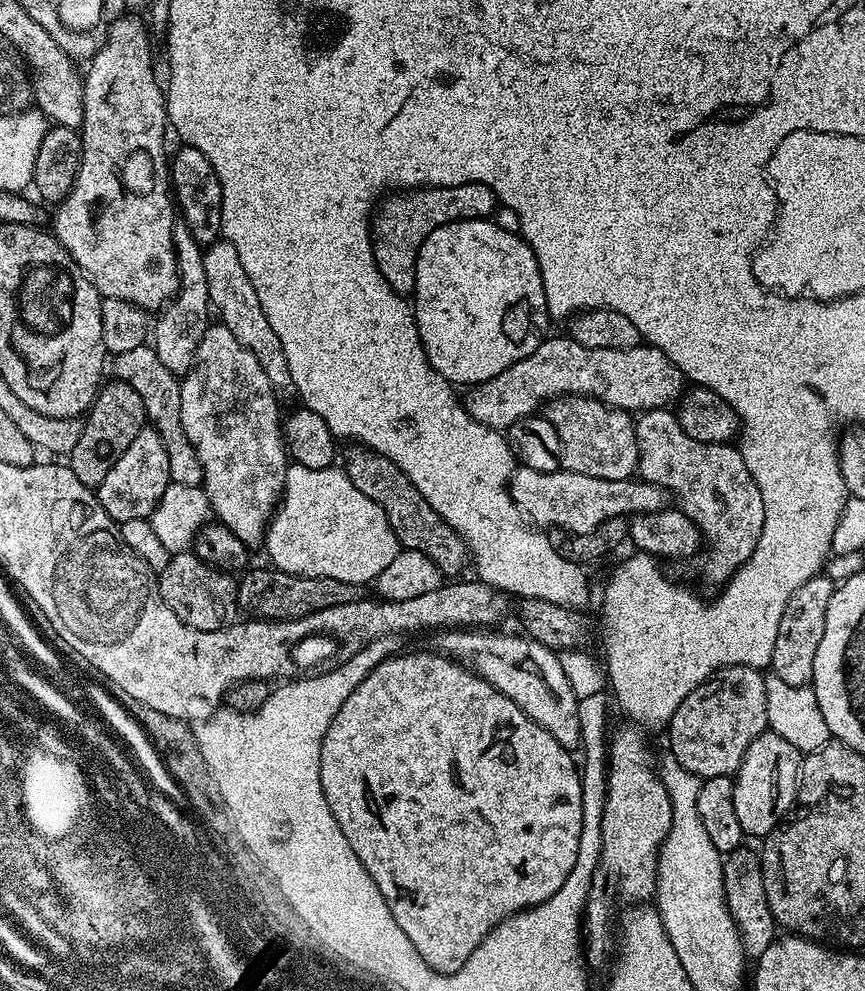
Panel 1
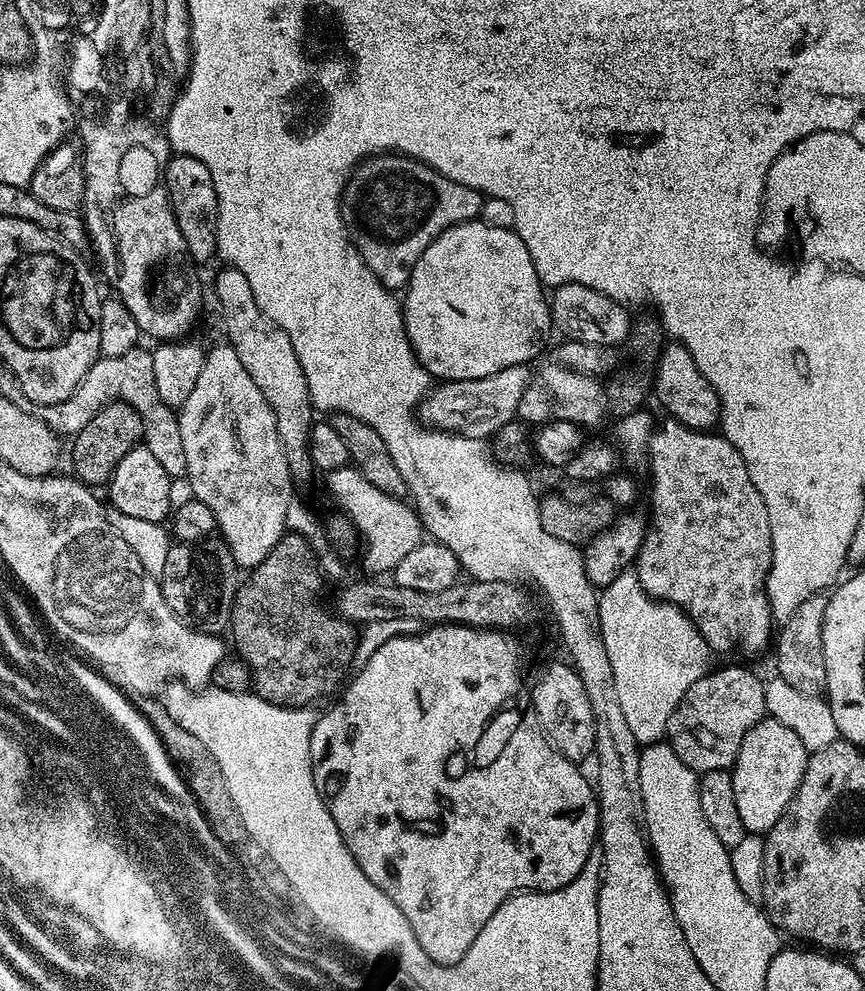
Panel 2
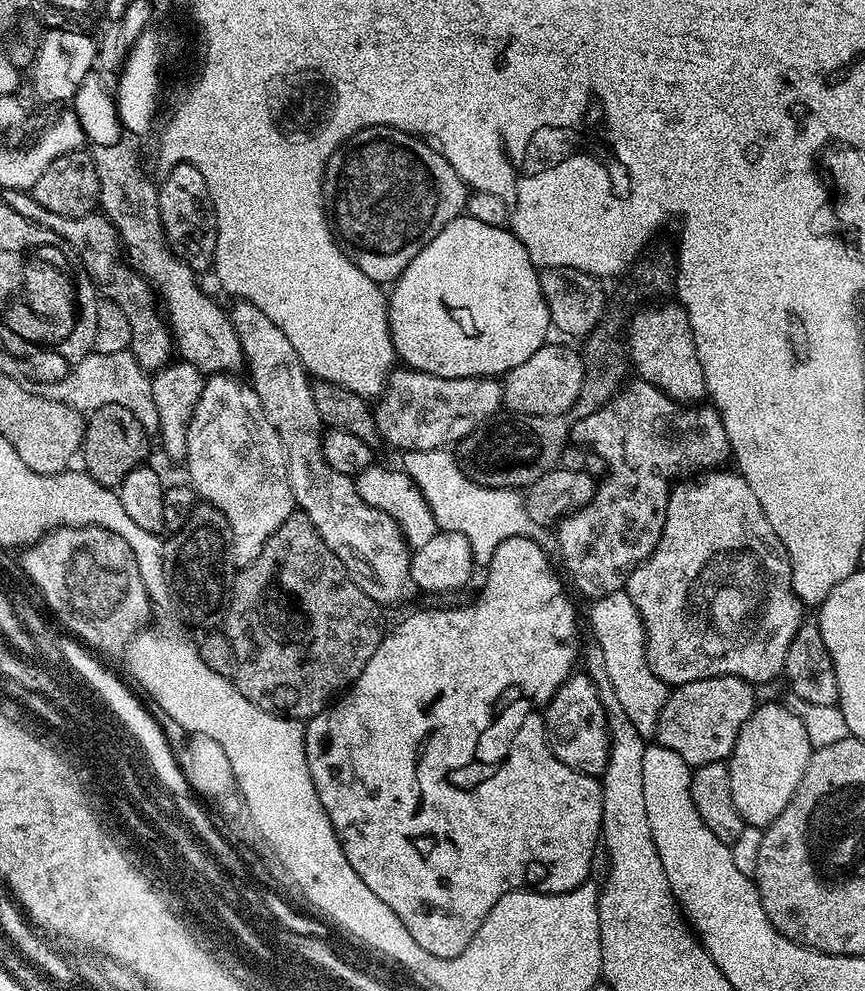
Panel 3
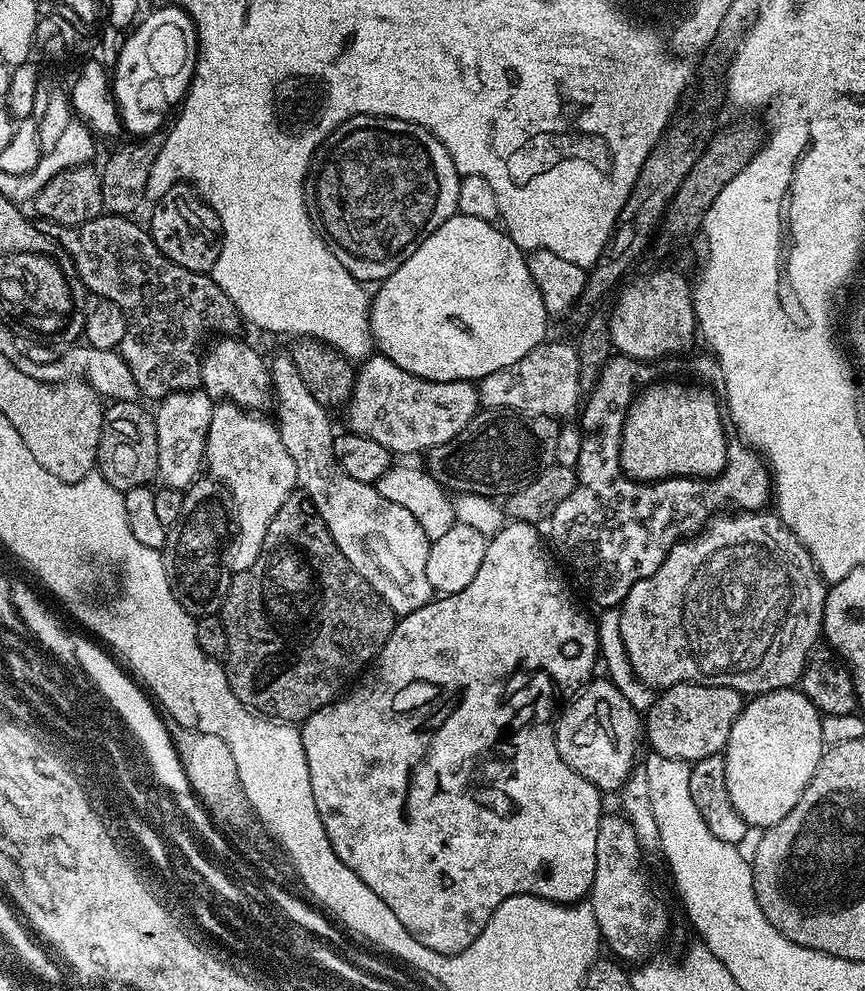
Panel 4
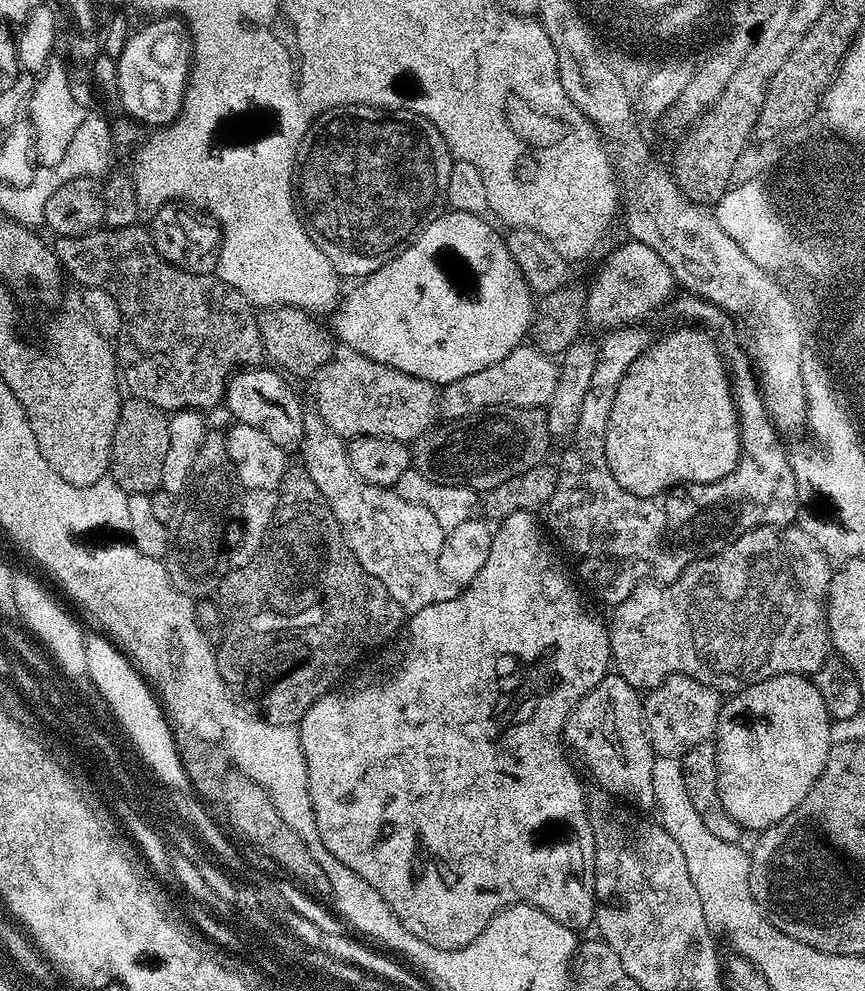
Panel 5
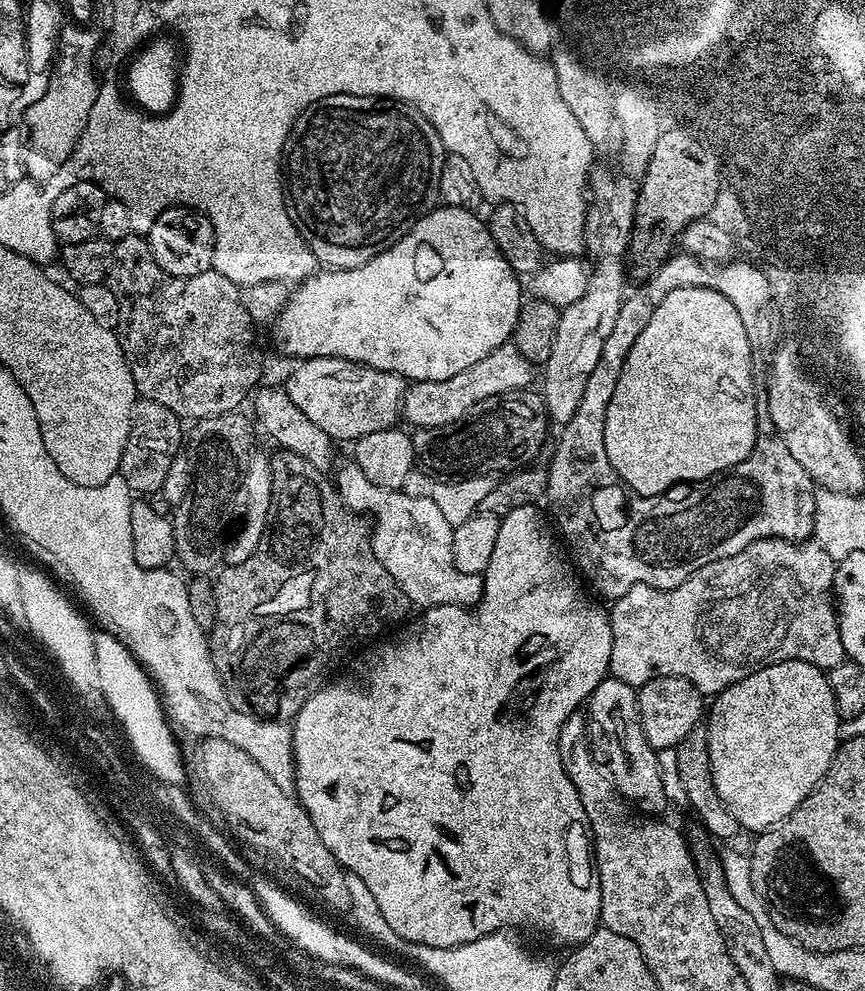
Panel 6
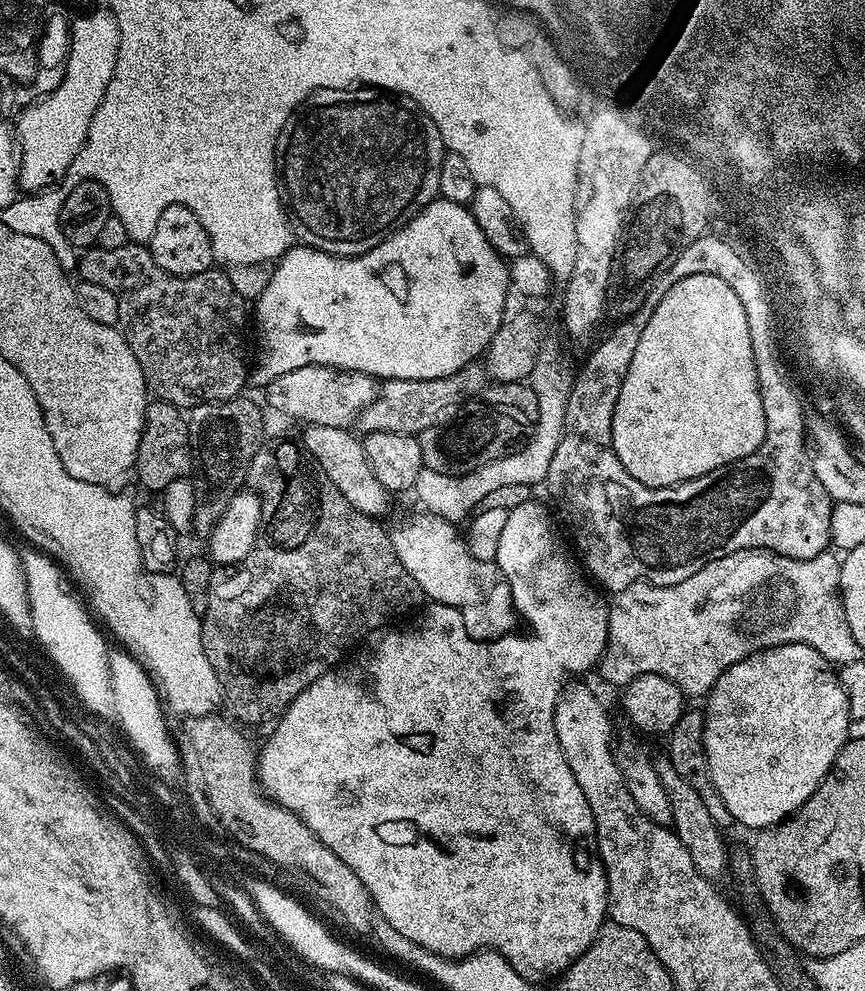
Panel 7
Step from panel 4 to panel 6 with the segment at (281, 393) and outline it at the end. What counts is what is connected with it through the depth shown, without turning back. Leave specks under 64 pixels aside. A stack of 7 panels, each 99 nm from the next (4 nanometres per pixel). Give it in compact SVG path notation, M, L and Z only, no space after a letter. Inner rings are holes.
M347 462L340 469L335 469L334 483L336 491L340 494L340 501L349 512L363 514L365 517L372 516L370 519L370 535L372 538L372 549L382 562L382 566L394 578L394 582L406 594L406 598L413 605L421 604L421 609L429 608L467 608L471 609L480 601L480 595L484 593L483 575L462 574L458 566L454 566L454 554L452 553L452 530L453 524L446 522L442 510L430 502L430 498L414 498L402 490L390 488L379 488L370 482L358 470L355 462Z

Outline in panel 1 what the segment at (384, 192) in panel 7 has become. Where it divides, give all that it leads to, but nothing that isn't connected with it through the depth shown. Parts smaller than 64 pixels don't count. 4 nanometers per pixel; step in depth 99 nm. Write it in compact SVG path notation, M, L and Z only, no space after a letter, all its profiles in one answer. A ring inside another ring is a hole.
M463 184L449 188L417 188L389 195L379 205L370 224L372 249L376 255L376 265L382 270L382 278L390 282L395 292L415 293L416 259L422 242L426 242L428 235L438 226L446 226L459 220L489 219L497 208L498 198L485 184Z

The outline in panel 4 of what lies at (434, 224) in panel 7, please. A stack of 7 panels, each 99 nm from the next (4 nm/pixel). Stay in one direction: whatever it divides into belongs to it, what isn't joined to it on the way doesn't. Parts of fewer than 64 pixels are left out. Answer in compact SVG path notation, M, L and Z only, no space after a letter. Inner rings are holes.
M461 214L450 217L429 232L377 288L368 314L372 343L379 355L418 378L479 382L494 370L514 366L518 358L526 358L547 337L550 317L534 278L530 278L525 253L490 220Z

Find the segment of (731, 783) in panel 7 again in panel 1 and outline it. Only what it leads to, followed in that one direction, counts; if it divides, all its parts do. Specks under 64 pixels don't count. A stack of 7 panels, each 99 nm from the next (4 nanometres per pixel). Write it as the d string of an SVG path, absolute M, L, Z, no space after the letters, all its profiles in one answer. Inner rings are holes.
M766 730L750 746L740 763L740 771L734 779L734 810L738 813L738 822L742 826L745 837L763 838L769 836L785 819L788 807L791 809L798 800L800 787L800 765L802 753L786 738Z

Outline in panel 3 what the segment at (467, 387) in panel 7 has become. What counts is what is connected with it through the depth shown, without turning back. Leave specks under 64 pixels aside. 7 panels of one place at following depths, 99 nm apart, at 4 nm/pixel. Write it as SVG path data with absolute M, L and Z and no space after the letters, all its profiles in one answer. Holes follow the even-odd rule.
M545 342L526 362L514 366L502 377L503 407L509 413L521 416L562 416L571 410L579 398L584 378L580 352L564 344Z

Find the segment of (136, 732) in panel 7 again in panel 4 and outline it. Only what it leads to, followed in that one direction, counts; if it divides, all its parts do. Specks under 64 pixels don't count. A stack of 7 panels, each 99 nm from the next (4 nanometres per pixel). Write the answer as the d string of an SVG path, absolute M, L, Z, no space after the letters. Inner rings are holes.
M82 634L80 644L76 644L76 652L80 652L80 660L84 660L84 668L88 668L88 672L92 672L92 676L96 676L96 684L100 684L100 688L104 688L104 692L108 692L108 696L112 696L112 700L116 700L116 704L120 704L120 712L124 712L124 716L128 716L128 720L132 720L132 728L136 728L136 732L140 732L138 742L144 740L144 744L148 744L146 758L152 756L152 764L156 764L156 772L160 772L160 776L164 776L164 784L168 784L168 788L176 788L176 792L180 792L180 796L188 796L188 792L192 788L190 785L184 788L184 781L187 778L168 733L168 724L160 721L161 713L158 711L157 705L146 695L145 689L95 639Z

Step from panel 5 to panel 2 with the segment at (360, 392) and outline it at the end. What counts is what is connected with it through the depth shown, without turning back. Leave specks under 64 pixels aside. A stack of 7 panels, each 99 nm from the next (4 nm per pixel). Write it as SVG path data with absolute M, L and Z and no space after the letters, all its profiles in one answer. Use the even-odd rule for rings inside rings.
M519 364L506 370L498 370L498 374L490 374L486 378L437 383L421 399L418 419L421 424L435 428L438 432L458 432L461 436L477 438L495 437L499 428L517 419L518 402L522 402L522 394L530 379L528 371L525 365Z

